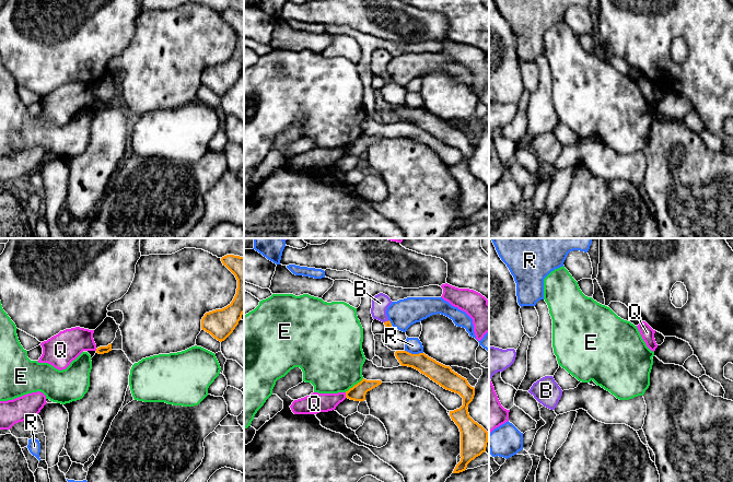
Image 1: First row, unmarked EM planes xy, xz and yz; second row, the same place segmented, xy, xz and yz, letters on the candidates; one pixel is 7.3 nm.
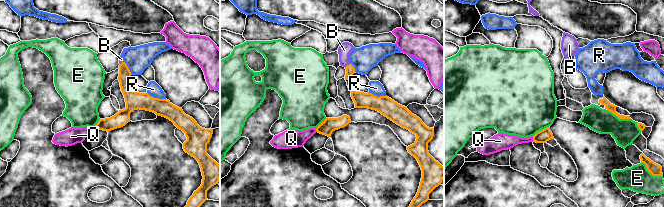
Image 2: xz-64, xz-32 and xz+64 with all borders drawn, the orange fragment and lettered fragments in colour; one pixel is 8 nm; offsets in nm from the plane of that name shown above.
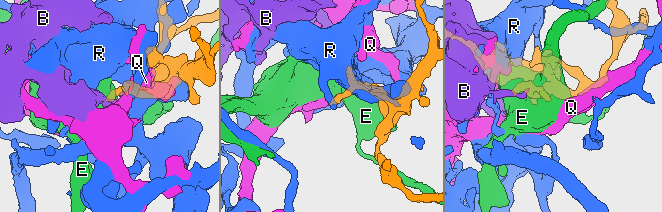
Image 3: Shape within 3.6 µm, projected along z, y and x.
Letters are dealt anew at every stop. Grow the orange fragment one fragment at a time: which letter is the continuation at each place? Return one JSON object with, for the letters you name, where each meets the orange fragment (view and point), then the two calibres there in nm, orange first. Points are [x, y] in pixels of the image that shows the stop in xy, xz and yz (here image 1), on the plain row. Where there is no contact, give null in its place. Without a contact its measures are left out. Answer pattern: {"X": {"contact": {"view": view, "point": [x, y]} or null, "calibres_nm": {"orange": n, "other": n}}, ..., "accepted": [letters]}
{"B": {"contact": {"view": "xz", "point": [386, 77]}, "calibres_nm": {"orange": 50, "other": 130}}, "accepted": ["B"]}

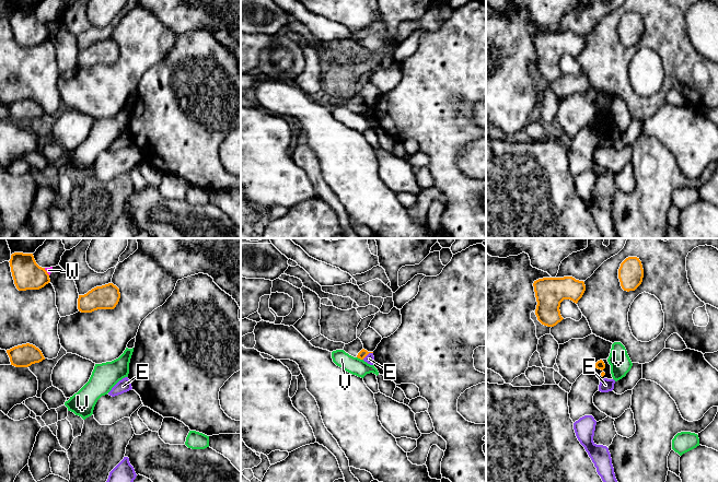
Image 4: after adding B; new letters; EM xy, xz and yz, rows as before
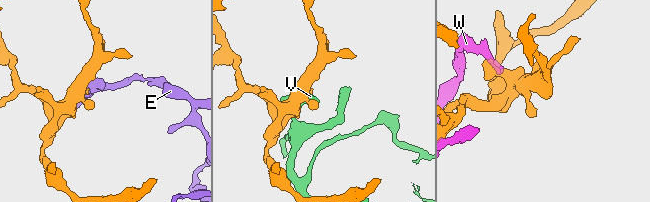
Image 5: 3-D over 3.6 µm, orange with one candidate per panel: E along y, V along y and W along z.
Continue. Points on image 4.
{"accepted": []}

